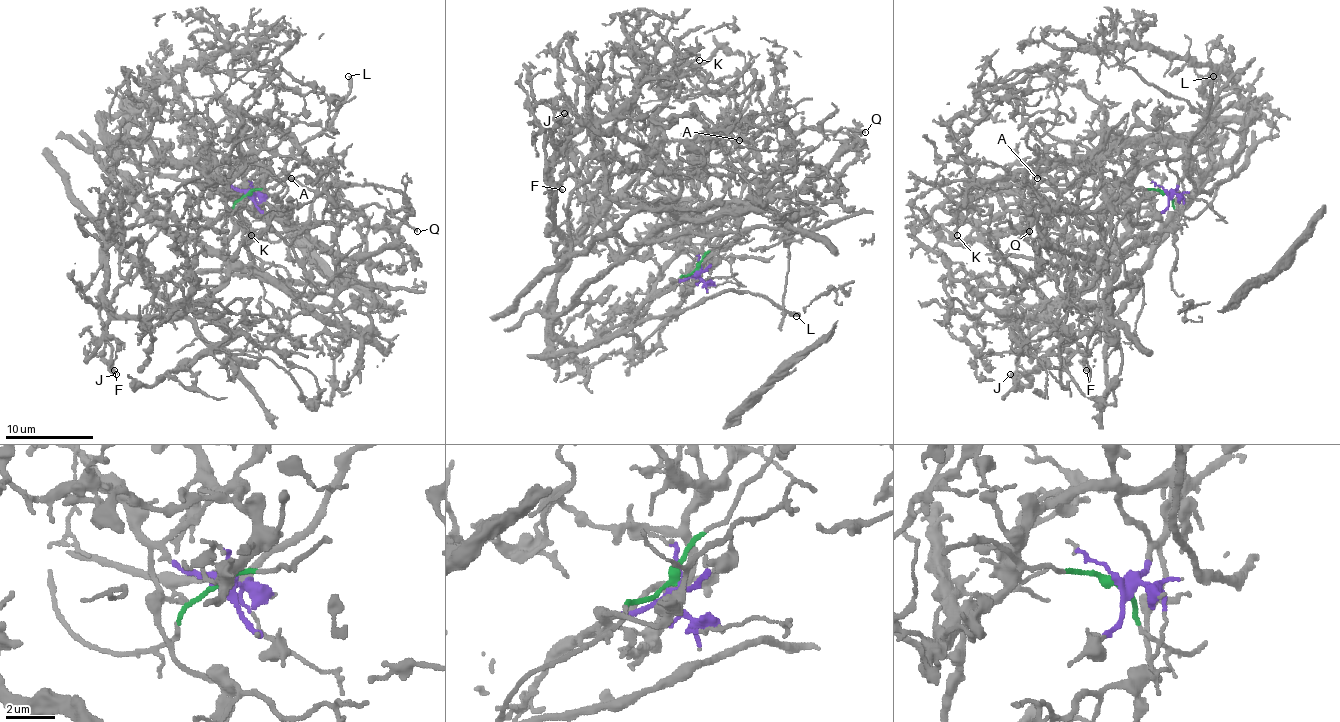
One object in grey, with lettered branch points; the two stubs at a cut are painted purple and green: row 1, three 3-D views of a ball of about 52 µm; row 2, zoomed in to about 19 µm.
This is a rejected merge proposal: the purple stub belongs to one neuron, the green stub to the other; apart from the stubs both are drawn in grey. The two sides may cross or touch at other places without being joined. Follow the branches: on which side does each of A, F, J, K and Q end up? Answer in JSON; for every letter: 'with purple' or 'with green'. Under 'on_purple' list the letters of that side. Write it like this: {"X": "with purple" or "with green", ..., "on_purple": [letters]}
{"A": "with purple", "F": "with purple", "J": "with purple", "K": "with purple", "Q": "with green", "on_purple": ["A", "F", "J", "K"]}

